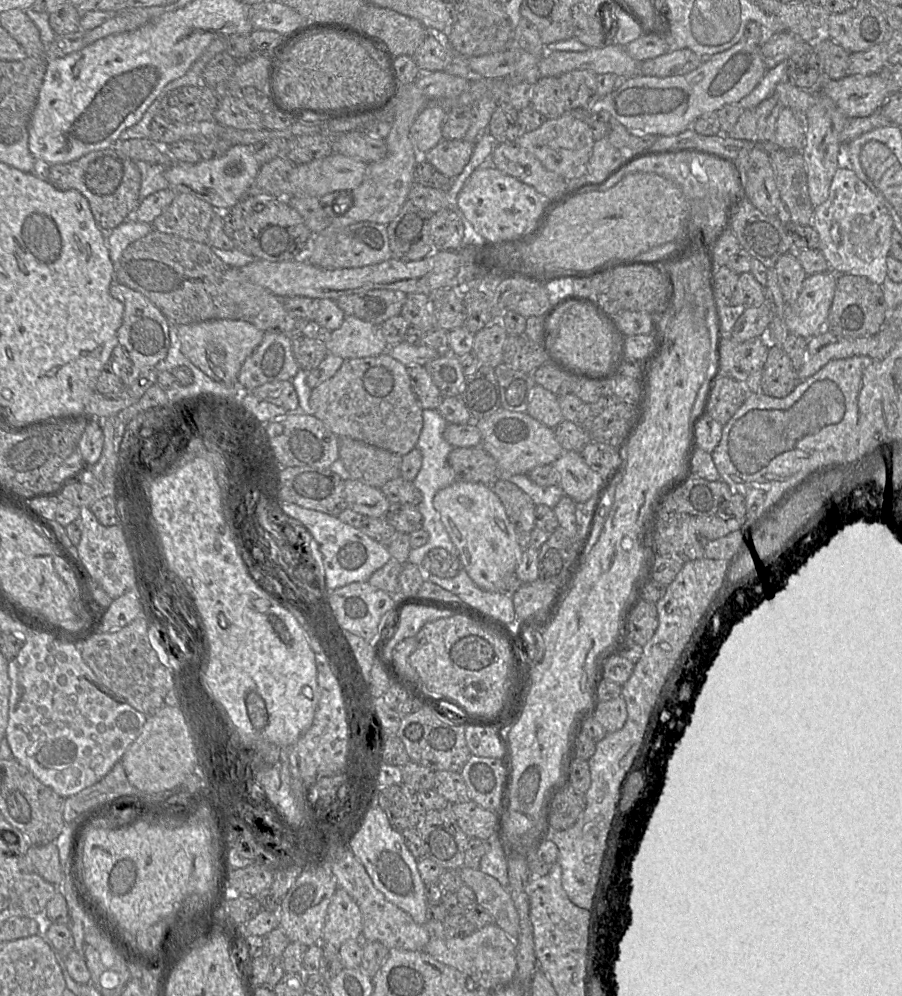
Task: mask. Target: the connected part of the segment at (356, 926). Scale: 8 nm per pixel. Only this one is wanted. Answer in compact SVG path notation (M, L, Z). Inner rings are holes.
M338 887L327 910L321 943L330 943L336 948L340 948L348 940L362 940L362 929L363 918L358 905L344 889Z

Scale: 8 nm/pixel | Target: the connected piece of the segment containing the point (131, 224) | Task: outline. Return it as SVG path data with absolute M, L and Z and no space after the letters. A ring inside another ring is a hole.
M134 217L115 227L108 239L109 256L113 264L119 262L128 245L144 237L153 229L151 224L140 222Z

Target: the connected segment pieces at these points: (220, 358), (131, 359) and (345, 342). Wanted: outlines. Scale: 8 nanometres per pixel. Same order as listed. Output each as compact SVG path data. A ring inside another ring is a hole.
M215 319L179 325L181 352L212 380L224 385L237 385L238 373L245 359L257 348L264 332L243 320Z
M113 282L110 295L124 305L122 323L117 330L118 344L111 353L114 373L120 377L125 387L130 387L142 370L153 369L163 360L170 346L167 317L140 292Z
M345 315L342 324L325 342L329 354L344 360L377 356L388 350L380 325Z

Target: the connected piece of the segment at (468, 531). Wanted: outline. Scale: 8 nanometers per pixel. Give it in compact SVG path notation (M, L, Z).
M454 481L449 486L441 489L437 492L433 499L433 505L436 511L438 512L440 519L452 541L452 543L455 545L455 548L457 550L457 556L461 562L461 568L463 568L469 577L473 580L473 582L482 590L489 591L489 592L497 592L497 593L510 593L512 596L512 593L520 586L520 583L516 577L516 567L519 564L523 548L518 544L516 540L516 529L513 526L513 524L510 522L506 511L504 509L504 506L502 505L500 499L493 491L491 485L485 485L482 483L476 483L476 482L468 482L468 481Z

